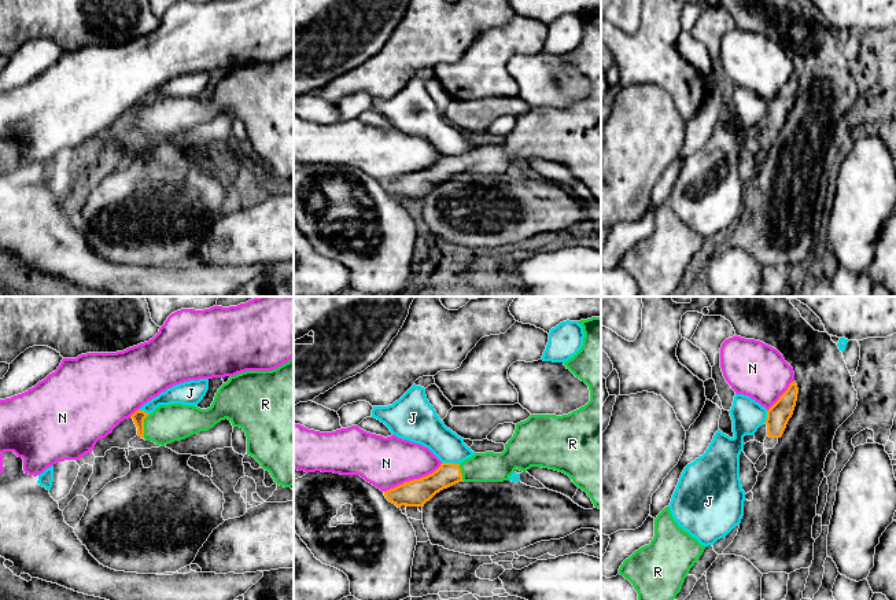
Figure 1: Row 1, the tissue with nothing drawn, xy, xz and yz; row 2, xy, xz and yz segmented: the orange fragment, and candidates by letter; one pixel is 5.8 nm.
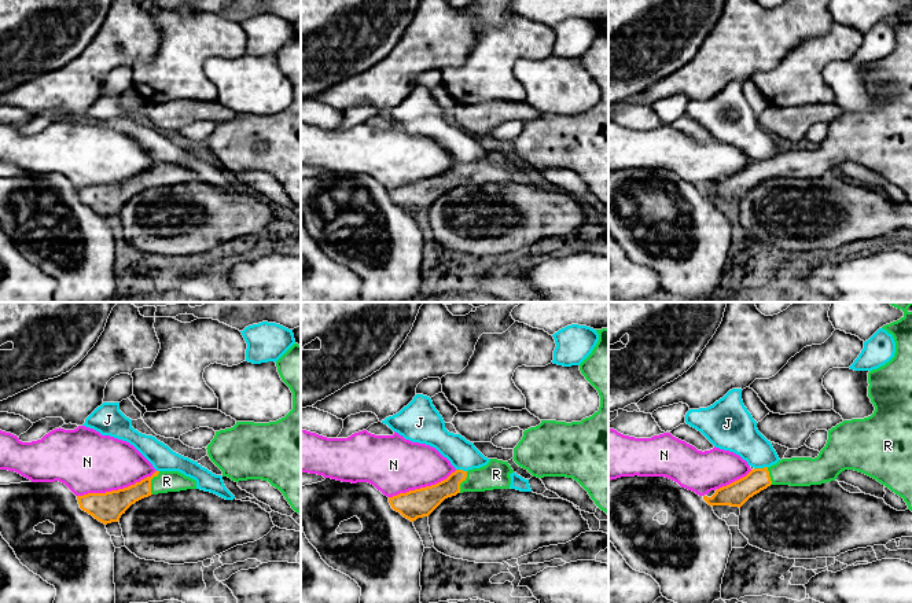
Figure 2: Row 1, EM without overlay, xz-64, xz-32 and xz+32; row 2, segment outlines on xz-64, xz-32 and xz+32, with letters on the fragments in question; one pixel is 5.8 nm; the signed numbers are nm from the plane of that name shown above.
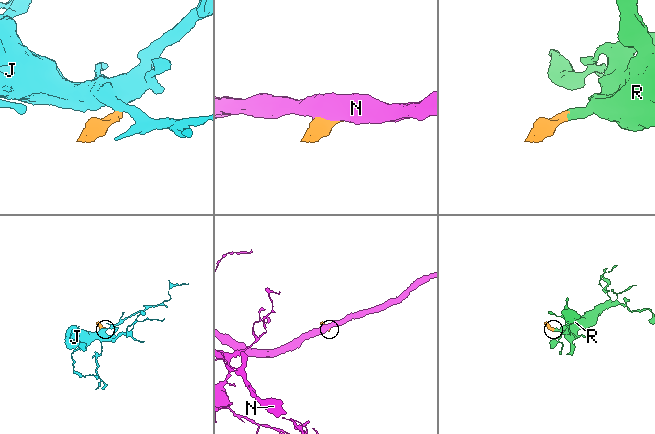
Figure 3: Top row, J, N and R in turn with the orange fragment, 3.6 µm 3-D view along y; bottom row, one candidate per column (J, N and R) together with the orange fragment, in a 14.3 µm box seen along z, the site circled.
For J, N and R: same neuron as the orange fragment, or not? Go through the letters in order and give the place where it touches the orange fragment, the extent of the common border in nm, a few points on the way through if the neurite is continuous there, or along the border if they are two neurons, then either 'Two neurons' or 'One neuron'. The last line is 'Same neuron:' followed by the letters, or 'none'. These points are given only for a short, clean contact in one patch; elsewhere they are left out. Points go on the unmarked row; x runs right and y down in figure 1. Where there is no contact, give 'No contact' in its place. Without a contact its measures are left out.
J: Touches orange at xz (450, 155). Shared border 110 nm. Boundary: xz (442, 154), (458, 157). Two neurons
N: Touches orange at xz (413, 172). Shared border 380 nm. Two neurons
R: Touches orange at xy (143, 118). Shared border 150 nm. Path across: xy (139, 109), (143, 118), (163, 118), (168, 116). One neuron
Same neuron: R

